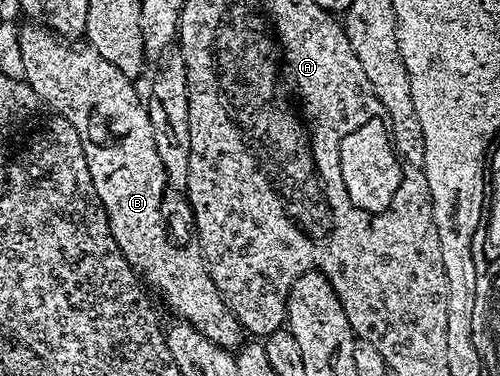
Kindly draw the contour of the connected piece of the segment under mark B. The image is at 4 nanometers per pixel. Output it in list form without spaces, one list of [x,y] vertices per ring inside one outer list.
[[[24,24],[19,27],[20,35],[18,36],[18,49],[22,54],[22,72],[24,73],[23,81],[35,92],[37,99],[41,103],[45,102],[49,106],[53,115],[70,120],[70,124],[74,124],[74,128],[78,132],[78,140],[82,140],[82,152],[86,152],[86,164],[90,168],[90,180],[94,184],[94,192],[98,196],[98,200],[102,204],[102,208],[108,217],[110,224],[110,232],[114,236],[114,240],[118,244],[118,248],[122,252],[124,259],[132,266],[137,275],[142,279],[143,285],[149,291],[156,290],[156,294],[176,313],[175,317],[182,322],[188,322],[202,336],[206,336],[214,344],[218,344],[223,350],[235,351],[237,347],[245,341],[246,331],[240,325],[239,320],[234,316],[234,312],[230,312],[230,308],[226,304],[226,300],[222,300],[222,296],[218,292],[218,288],[214,288],[214,280],[210,280],[208,269],[204,263],[204,255],[200,253],[199,245],[192,246],[175,246],[172,238],[168,235],[168,226],[164,223],[164,210],[166,211],[166,191],[169,189],[168,177],[162,168],[162,160],[158,157],[158,148],[154,148],[154,128],[150,128],[150,116],[148,115],[148,107],[145,99],[140,98],[140,94],[135,90],[133,79],[127,78],[122,72],[118,72],[118,68],[114,68],[114,64],[110,64],[110,60],[106,60],[99,54],[93,46],[87,44],[73,44],[71,41],[65,40],[52,33],[47,26],[39,24]]]

